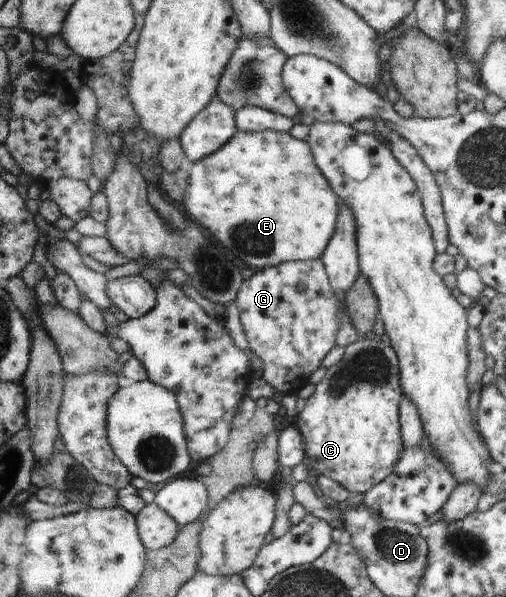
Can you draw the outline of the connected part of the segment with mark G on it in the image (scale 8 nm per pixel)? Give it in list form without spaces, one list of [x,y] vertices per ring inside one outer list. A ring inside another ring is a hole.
[[[322,260],[284,262],[276,267],[254,271],[250,279],[242,280],[235,302],[248,347],[264,363],[263,380],[276,392],[297,395],[309,381],[310,375],[320,367],[322,359],[335,346],[336,334],[340,329],[340,303],[329,285]]]

